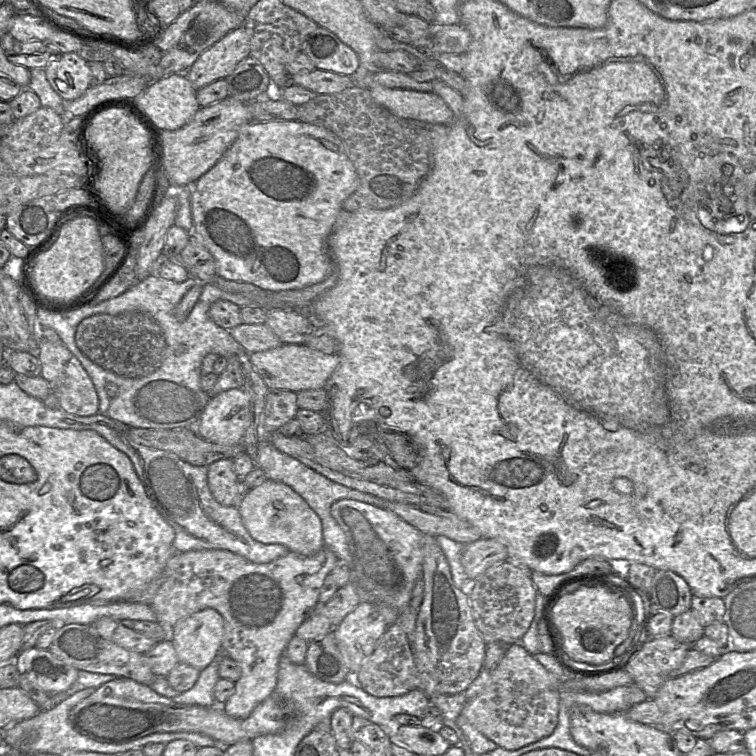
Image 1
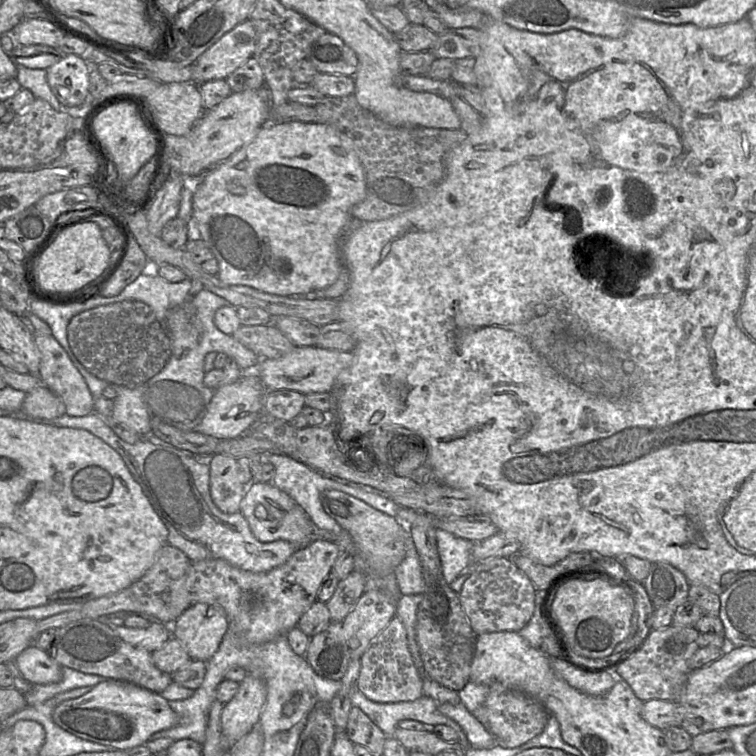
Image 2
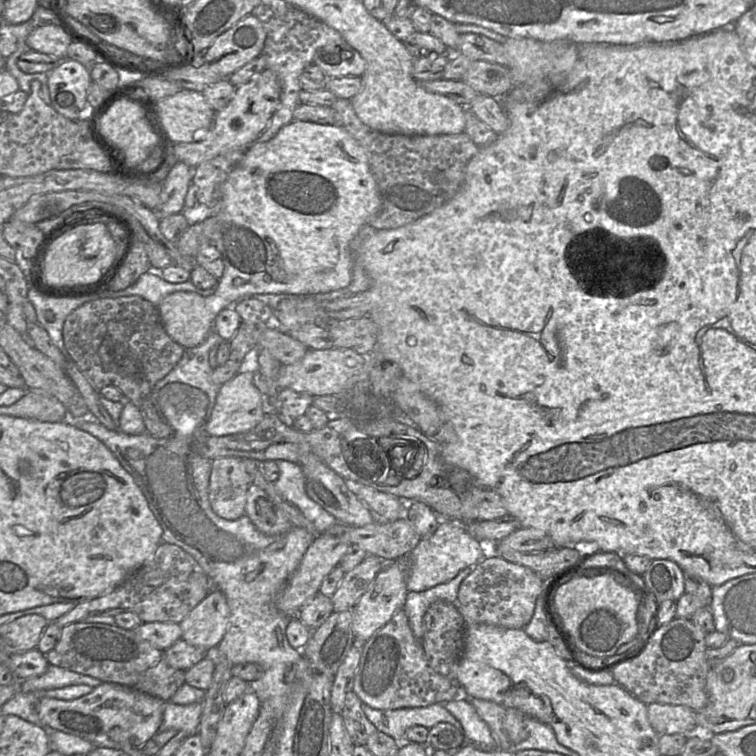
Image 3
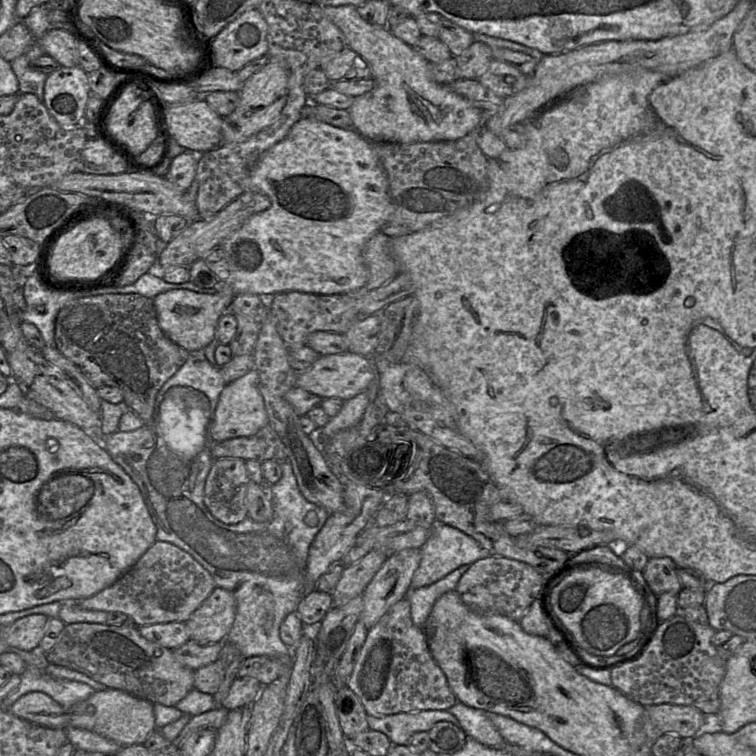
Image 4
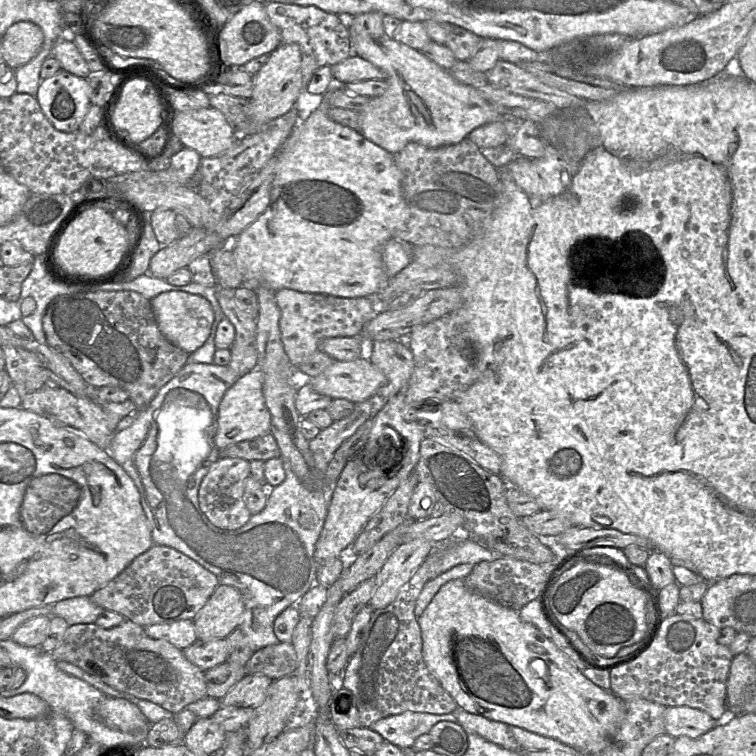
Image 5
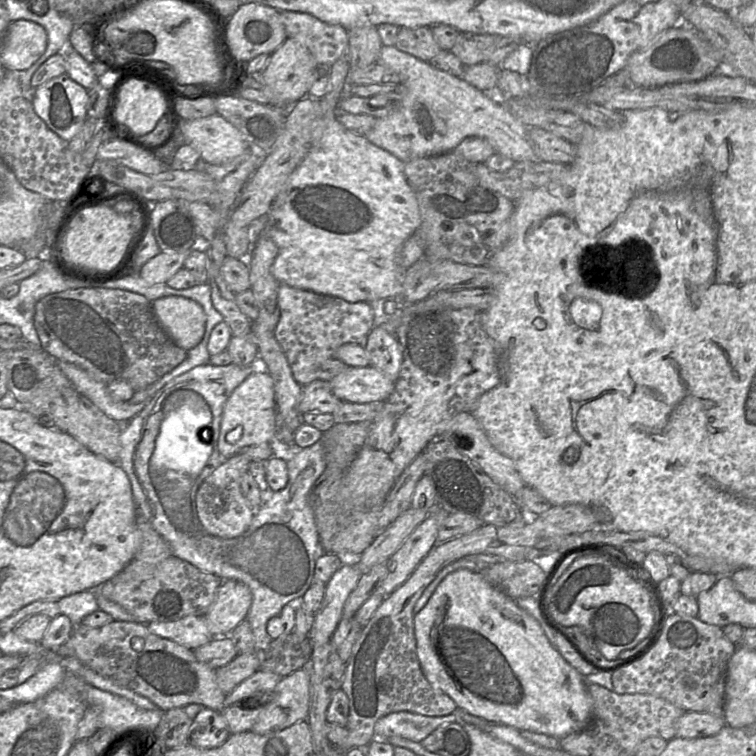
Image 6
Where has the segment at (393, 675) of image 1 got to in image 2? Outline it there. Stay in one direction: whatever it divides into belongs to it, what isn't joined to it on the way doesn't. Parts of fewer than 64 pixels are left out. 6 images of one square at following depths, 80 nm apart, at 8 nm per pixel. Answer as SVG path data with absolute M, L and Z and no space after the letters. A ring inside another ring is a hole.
M396 615L361 656L356 689L377 703L414 701L424 695L423 678L408 649L405 627Z

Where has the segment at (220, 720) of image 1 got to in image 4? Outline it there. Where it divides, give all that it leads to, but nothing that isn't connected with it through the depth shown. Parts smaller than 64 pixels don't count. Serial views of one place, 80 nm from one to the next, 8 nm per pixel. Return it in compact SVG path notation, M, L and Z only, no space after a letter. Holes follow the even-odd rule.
M108 688L95 691L88 699L64 708L43 692L29 692L8 709L18 718L47 728L80 728L95 732L118 745L143 744L156 729L153 704L125 691Z

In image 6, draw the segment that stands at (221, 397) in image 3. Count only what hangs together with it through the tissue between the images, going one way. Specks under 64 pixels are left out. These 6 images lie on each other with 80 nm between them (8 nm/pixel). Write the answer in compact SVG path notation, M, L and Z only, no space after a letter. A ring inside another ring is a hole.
M257 367L230 395L225 403L218 450L224 460L240 453L249 446L270 442L276 431L277 406L272 376L262 367Z

